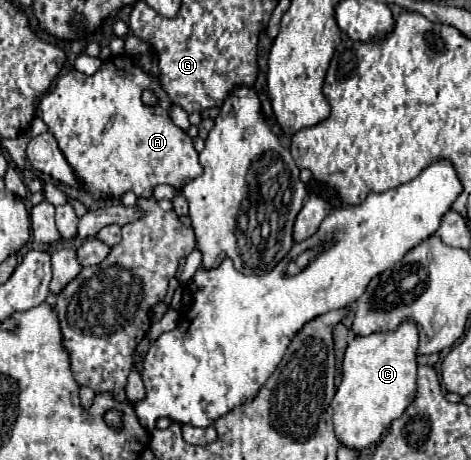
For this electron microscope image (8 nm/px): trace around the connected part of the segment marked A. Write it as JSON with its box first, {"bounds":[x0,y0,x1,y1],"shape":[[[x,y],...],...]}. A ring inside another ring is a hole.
{"bounds":[37,53,203,199],"shape":[[[119,53],[105,61],[95,75],[85,75],[77,69],[63,73],[57,79],[55,87],[37,103],[37,117],[45,121],[49,133],[57,139],[59,149],[73,167],[75,175],[83,181],[83,185],[95,199],[121,197],[125,191],[133,191],[137,197],[151,197],[151,189],[155,185],[171,185],[175,189],[181,189],[185,183],[203,173],[191,137],[187,137],[185,131],[173,125],[169,109],[171,99],[161,87],[161,81],[135,65],[127,53]],[[143,89],[157,93],[159,103],[155,107],[145,107],[141,103]]]}

